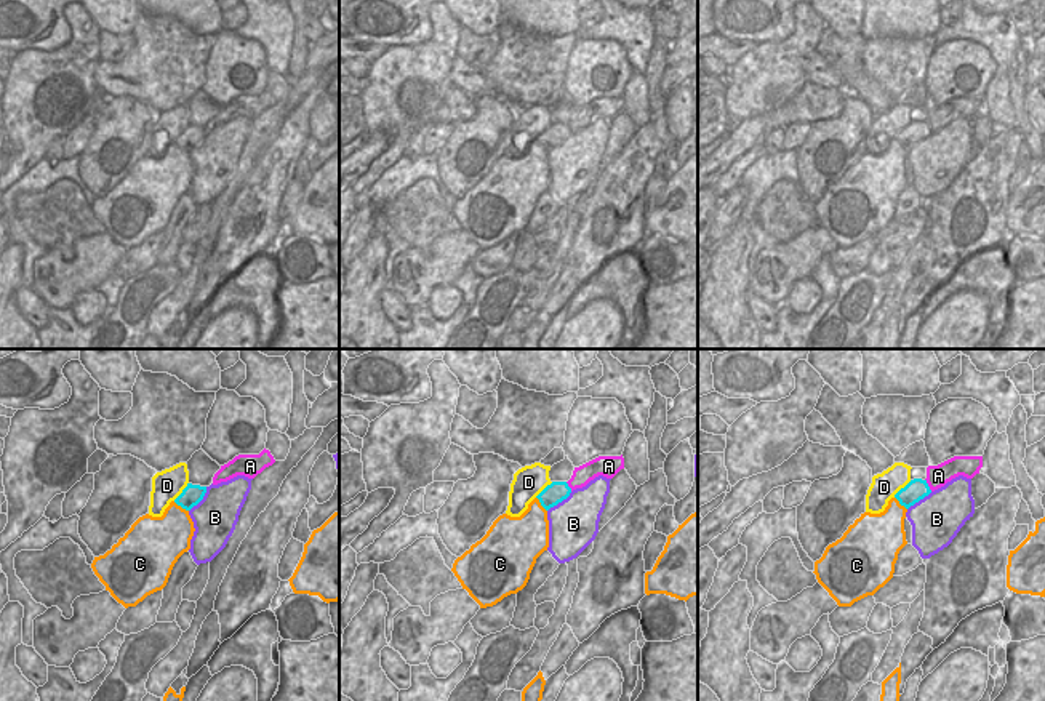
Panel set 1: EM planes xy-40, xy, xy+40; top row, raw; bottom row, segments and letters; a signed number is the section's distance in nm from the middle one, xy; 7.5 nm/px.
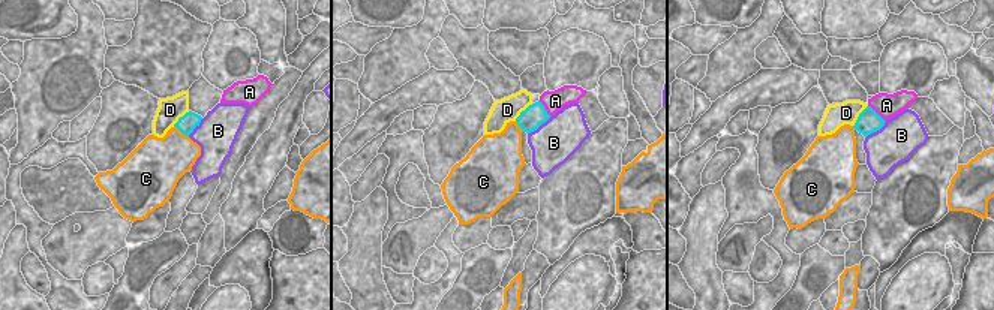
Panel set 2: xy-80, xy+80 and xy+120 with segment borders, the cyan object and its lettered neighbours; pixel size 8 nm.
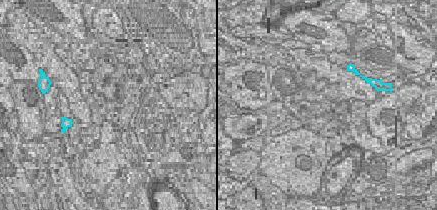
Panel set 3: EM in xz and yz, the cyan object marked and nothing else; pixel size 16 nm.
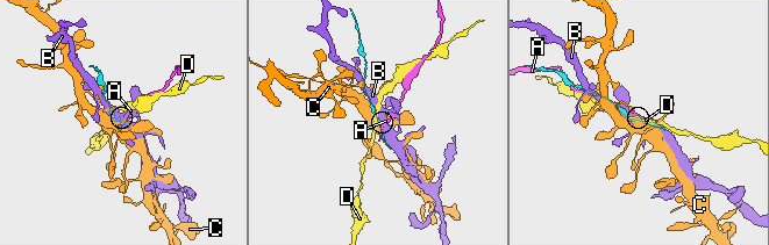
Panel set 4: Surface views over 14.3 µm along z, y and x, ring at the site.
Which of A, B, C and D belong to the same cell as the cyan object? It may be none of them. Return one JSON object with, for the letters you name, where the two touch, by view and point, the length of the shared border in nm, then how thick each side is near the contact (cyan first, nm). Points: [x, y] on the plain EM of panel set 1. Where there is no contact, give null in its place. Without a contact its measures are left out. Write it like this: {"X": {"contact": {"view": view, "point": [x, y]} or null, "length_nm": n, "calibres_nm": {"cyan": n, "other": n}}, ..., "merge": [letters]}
{"merge": []}

